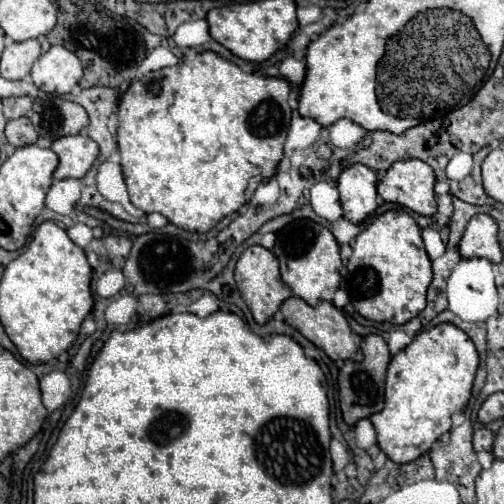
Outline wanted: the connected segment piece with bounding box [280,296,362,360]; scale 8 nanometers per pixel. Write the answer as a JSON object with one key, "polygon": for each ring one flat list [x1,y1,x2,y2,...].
{"polygon":[[292,296,288,298,282,308,280,308,284,320,296,328,304,338,308,338,314,346,318,346,320,350,326,352,328,358,332,360,362,360,362,352,358,348,358,344,354,342,352,338,352,330,344,318,344,314,332,304,332,302,324,302,324,304,318,304,316,308,308,306,304,300]]}

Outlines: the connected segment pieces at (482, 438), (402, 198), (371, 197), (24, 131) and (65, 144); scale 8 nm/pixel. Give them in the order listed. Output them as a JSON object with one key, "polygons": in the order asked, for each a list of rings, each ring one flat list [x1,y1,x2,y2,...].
{"polygons":[[[480,428,474,432,474,450,476,452,480,452,480,450,490,452,492,444,494,444,494,434,488,428]],[[400,160,392,164,386,176,378,184,378,194,386,202,400,204,416,214,434,216,436,214,436,194,434,194,434,170,422,160]],[[354,164,340,174,338,192,346,220,360,224,376,212,376,184,376,172,364,164]],[[26,116,6,122,6,140,12,146,16,146,16,148,28,146,28,144,34,144,36,138,38,138,38,134,36,134,36,130,32,128,32,122]],[[86,134,64,136,52,144,52,150,58,154,60,164,54,172,56,180,64,178,84,178,92,164,98,160,98,144]]]}

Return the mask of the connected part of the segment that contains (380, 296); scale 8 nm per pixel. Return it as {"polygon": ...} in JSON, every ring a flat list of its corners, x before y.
{"polygon":[[404,208,380,214,354,238,352,250,354,252,346,264,346,294,358,314,374,322,392,322,400,326,426,308,432,266,422,244,420,226]]}

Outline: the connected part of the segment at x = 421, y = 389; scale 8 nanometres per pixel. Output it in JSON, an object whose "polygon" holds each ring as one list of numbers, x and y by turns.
{"polygon":[[438,324,418,332,402,352,392,356,385,379,382,412,370,416,380,450,394,462,412,462,452,428,452,414,460,412,472,392,478,370,478,352,454,324]]}

